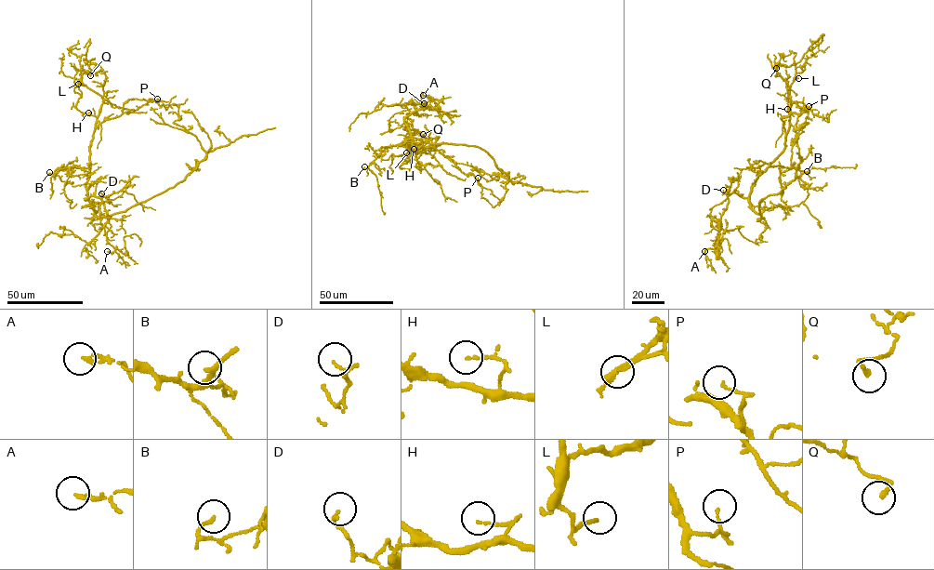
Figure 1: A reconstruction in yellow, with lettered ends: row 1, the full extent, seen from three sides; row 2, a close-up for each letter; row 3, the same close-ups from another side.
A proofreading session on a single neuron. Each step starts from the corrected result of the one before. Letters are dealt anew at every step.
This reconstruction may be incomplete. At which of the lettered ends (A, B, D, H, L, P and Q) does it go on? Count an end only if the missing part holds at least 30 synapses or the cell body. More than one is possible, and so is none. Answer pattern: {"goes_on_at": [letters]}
{"goes_on_at": []}

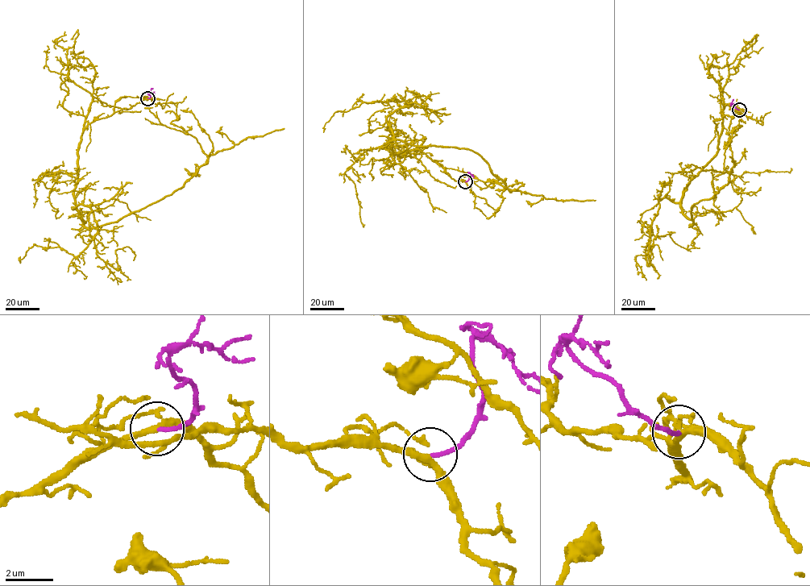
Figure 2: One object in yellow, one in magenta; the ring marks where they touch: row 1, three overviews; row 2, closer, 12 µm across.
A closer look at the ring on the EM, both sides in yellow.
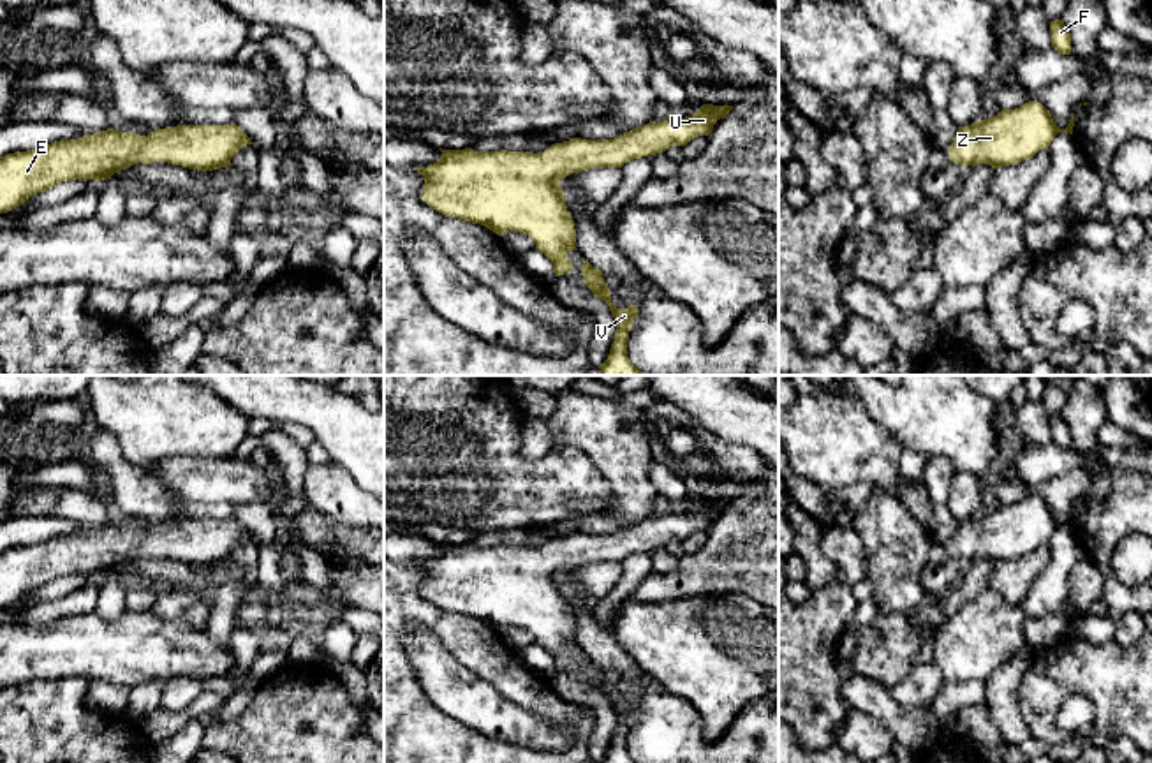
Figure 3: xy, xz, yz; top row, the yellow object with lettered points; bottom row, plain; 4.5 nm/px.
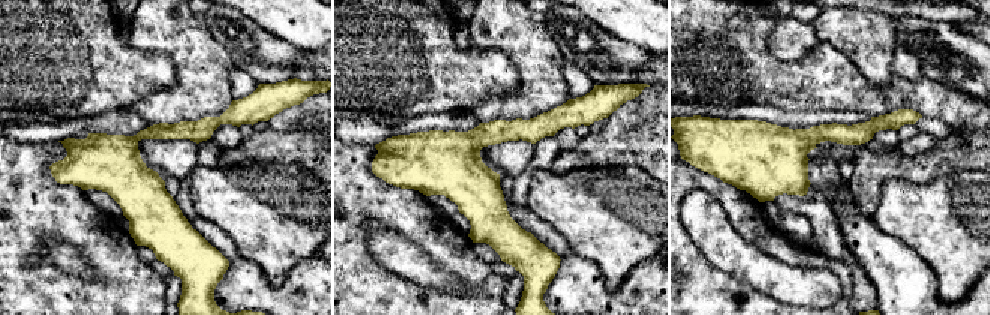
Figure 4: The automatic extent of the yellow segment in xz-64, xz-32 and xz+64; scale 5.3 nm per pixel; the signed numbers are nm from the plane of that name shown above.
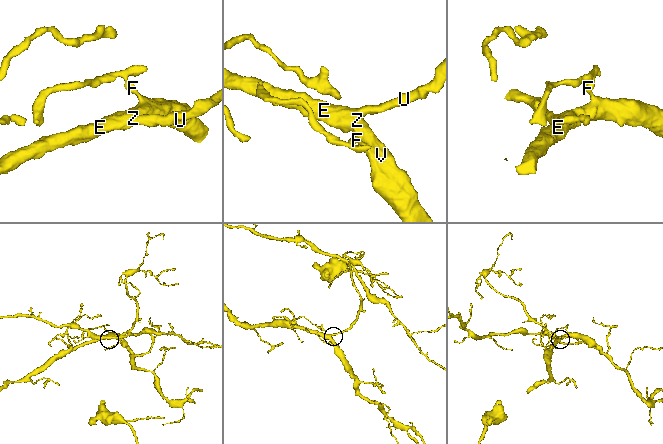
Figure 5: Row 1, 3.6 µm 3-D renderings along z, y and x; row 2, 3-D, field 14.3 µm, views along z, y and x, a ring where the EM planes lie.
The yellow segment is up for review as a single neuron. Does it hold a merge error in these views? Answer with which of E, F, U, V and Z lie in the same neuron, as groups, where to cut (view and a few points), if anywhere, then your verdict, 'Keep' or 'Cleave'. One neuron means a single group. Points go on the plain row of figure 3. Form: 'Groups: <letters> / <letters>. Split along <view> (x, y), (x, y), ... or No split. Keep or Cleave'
Groups: E F U V Z. No split. Keep

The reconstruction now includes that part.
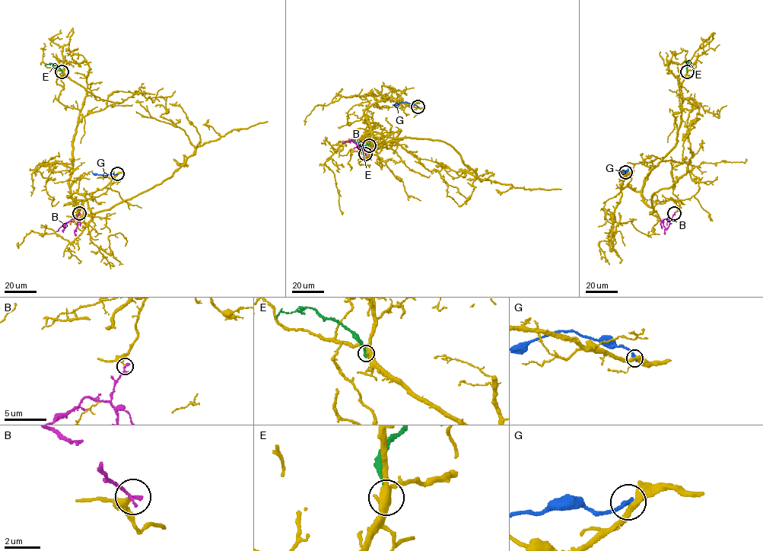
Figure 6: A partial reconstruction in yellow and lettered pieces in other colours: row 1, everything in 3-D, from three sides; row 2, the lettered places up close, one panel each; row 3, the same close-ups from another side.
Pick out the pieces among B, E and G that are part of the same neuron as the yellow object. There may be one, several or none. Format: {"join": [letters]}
{"join": []}

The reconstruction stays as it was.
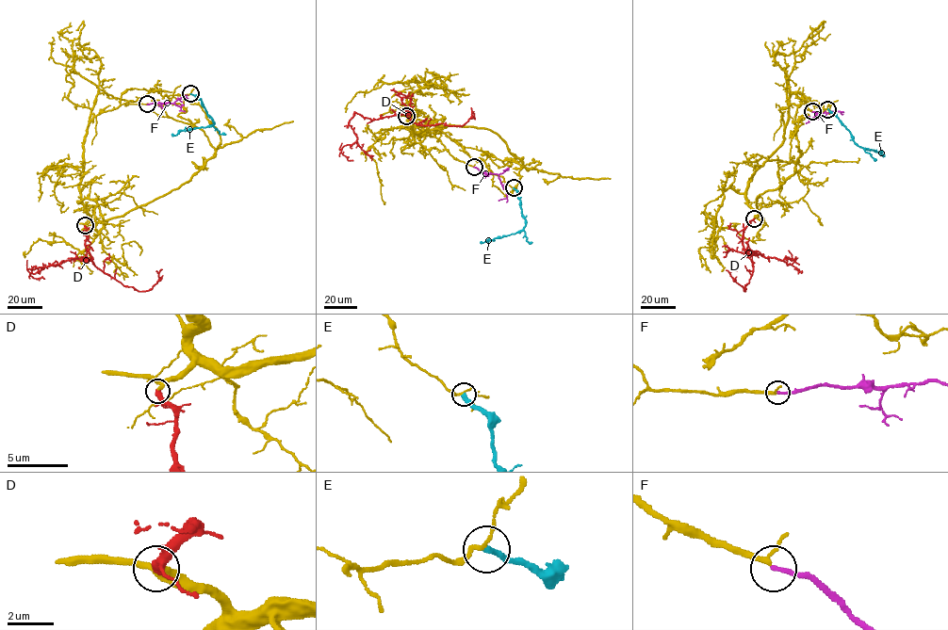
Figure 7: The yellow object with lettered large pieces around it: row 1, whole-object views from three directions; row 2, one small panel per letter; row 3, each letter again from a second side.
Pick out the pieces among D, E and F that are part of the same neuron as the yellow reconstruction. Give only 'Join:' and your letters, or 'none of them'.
Join: D, F

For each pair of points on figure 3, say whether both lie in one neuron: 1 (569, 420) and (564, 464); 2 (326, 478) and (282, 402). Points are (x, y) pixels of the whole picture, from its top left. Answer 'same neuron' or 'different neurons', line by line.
1: different neurons
2: different neurons

